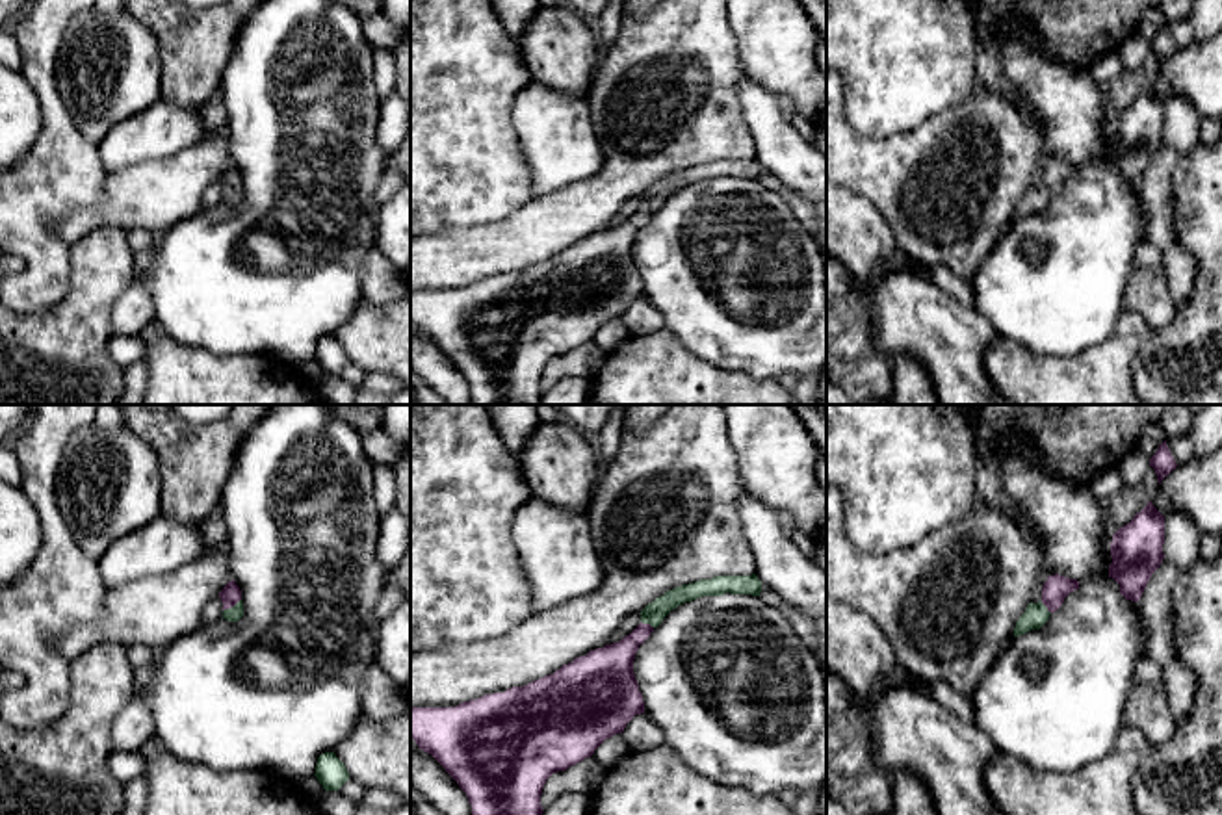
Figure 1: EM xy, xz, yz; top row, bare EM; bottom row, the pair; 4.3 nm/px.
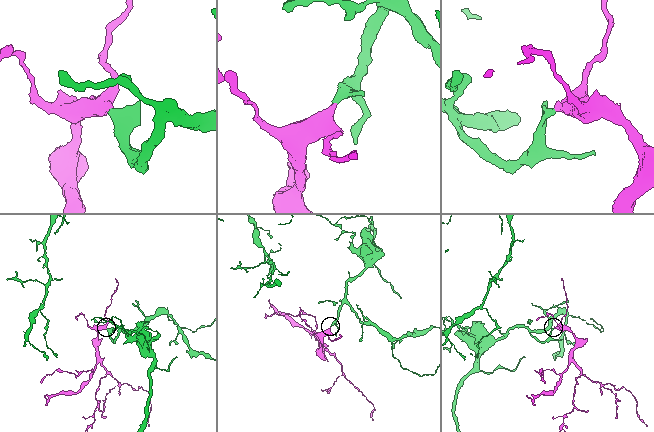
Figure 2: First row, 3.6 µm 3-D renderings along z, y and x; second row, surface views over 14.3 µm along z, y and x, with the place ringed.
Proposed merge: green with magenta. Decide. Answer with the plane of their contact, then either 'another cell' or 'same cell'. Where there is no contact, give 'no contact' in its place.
meets green in xy; same cell

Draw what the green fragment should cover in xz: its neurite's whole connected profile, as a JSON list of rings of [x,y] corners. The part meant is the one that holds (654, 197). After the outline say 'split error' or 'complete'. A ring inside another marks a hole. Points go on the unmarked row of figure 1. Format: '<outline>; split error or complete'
[[[715,160],[667,175],[622,225],[550,260],[455,291],[410,291],[410,323],[466,377],[474,405],[540,405],[546,364],[644,297],[633,258],[639,230],[678,189],[726,176],[760,180],[761,165]]]; split error

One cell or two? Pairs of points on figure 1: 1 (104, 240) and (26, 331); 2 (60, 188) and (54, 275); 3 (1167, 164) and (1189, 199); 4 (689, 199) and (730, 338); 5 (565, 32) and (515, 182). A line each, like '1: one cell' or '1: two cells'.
1: one cell
2: one cell
3: two cells
4: one cell
5: two cells

